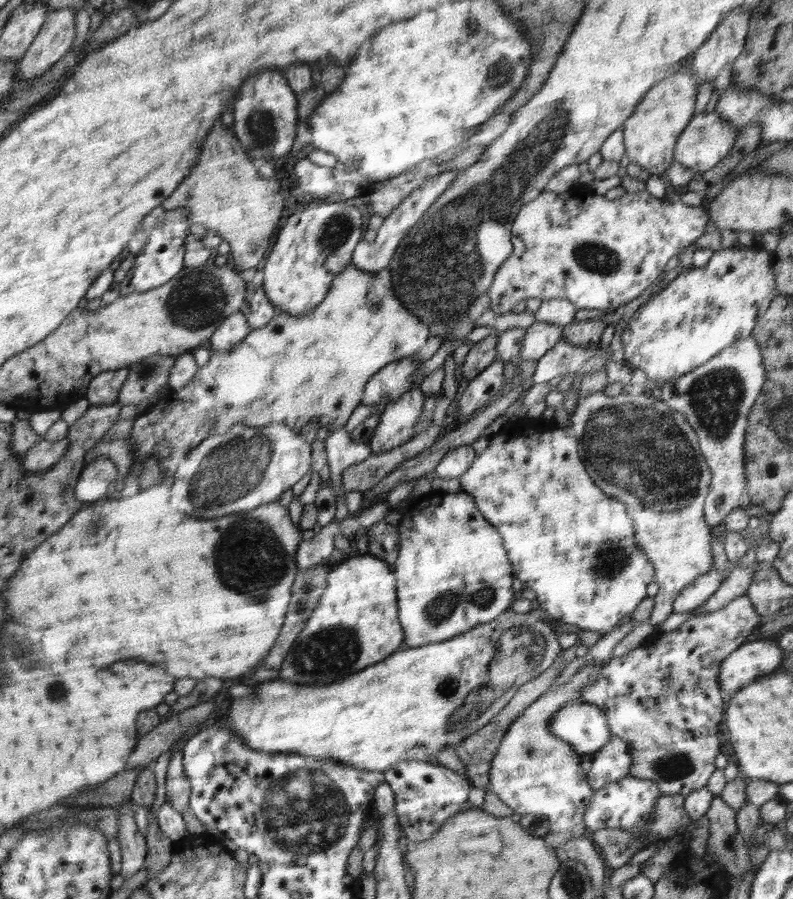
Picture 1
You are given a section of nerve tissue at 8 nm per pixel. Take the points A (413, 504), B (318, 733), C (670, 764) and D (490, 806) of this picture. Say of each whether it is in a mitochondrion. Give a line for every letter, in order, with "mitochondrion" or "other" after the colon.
A: other
B: other
C: mitochondrion
D: other

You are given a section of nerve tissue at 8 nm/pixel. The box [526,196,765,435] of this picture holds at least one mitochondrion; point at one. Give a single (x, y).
(599, 258)

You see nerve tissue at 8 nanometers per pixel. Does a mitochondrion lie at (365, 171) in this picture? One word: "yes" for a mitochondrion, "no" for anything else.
no

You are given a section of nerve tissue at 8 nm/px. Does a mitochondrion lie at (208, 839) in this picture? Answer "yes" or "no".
no

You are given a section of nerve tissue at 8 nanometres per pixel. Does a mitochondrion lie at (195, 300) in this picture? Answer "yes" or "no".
yes

